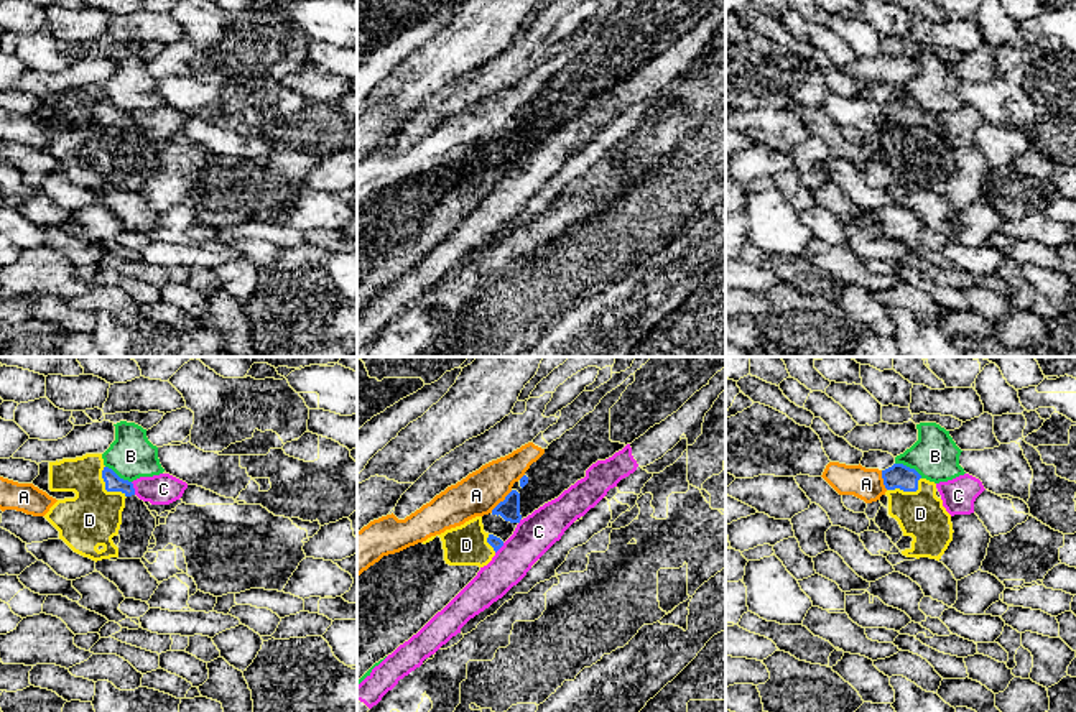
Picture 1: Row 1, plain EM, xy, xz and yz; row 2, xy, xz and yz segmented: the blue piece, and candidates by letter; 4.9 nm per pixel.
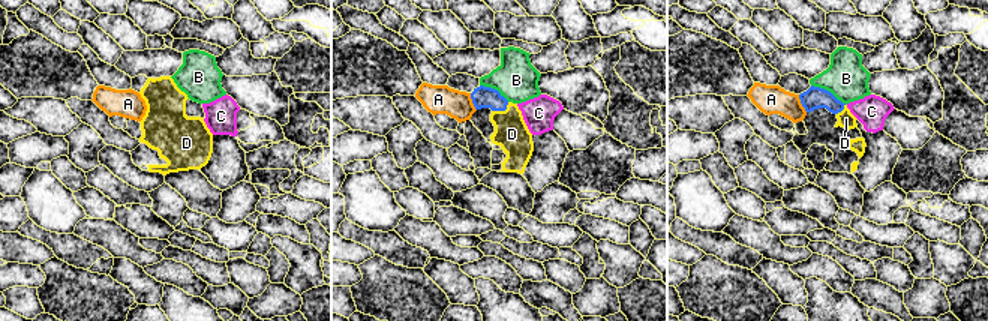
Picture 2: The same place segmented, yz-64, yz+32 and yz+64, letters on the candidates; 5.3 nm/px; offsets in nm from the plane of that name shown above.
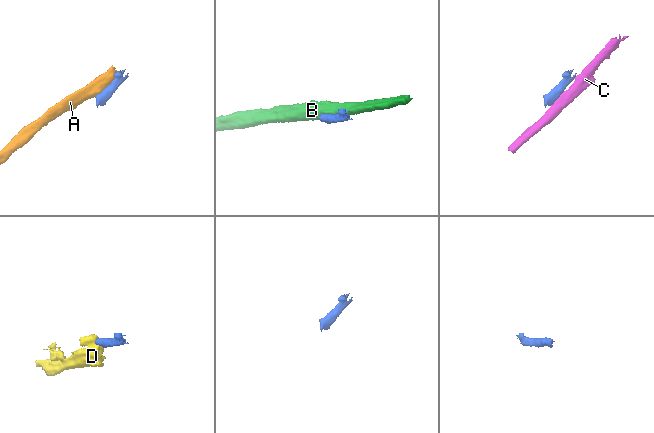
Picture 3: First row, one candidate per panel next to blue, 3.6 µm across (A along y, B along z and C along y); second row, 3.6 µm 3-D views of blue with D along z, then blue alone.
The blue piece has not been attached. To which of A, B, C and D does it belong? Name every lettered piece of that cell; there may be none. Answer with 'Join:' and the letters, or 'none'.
Join: D

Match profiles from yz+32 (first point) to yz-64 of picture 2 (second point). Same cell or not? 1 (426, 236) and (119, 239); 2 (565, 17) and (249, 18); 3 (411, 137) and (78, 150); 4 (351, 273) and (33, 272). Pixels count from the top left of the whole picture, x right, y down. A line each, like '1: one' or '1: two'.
1: one
2: one
3: one
4: one

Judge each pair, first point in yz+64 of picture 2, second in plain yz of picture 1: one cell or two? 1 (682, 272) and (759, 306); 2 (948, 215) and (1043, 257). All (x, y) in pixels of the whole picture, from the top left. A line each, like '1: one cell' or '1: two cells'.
1: one cell
2: two cells

